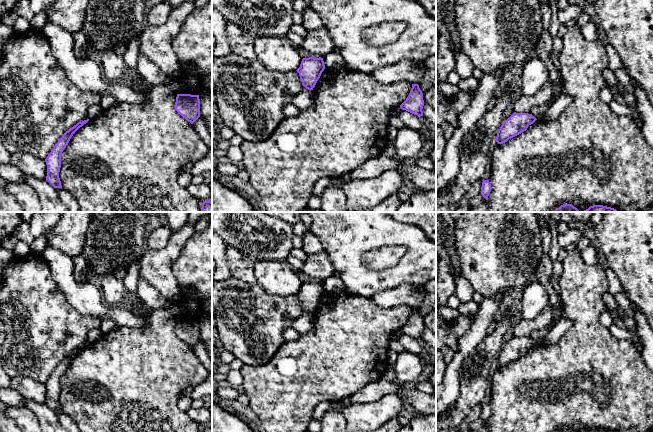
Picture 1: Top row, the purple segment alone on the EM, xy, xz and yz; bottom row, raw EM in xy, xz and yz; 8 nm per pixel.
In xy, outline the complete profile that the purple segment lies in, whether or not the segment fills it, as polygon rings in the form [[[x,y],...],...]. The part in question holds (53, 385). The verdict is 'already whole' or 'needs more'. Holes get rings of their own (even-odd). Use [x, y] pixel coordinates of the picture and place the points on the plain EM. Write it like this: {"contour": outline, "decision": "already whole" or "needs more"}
{"contour": [[[89,343],[78,346],[66,355],[45,383],[47,389],[46,405],[48,405],[54,412],[62,412],[59,396],[61,392],[61,378],[63,374],[68,369],[73,358],[88,345]]], "decision": "already whole"}

